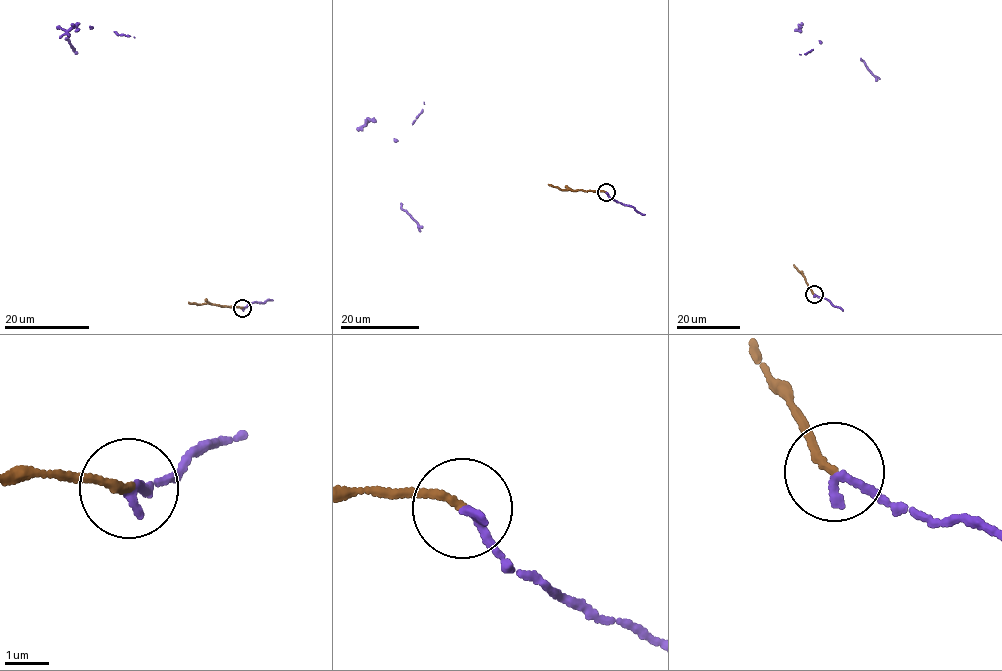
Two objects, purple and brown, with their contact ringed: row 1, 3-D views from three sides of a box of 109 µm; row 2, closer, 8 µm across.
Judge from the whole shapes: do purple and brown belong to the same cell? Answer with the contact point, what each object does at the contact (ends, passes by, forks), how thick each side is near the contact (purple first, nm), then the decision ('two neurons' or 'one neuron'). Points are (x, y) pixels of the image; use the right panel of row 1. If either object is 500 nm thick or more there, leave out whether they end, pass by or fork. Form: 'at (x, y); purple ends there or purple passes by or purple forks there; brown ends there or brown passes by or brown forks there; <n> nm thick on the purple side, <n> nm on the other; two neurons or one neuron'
at (814, 294); purple ends there; brown ends there; 200 nm thick on the purple side, 180 nm on the other; one neuron

